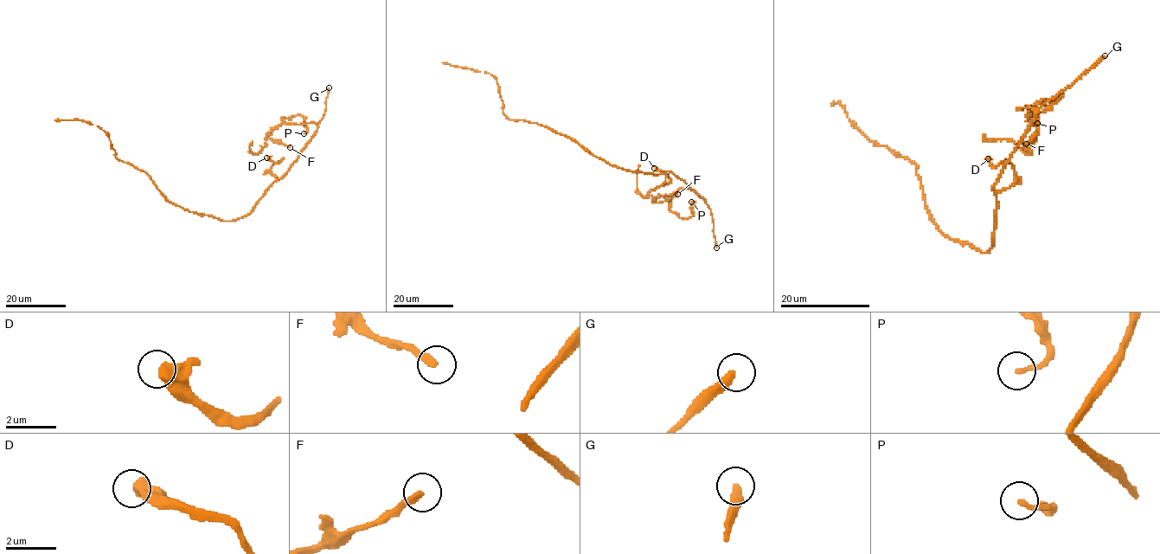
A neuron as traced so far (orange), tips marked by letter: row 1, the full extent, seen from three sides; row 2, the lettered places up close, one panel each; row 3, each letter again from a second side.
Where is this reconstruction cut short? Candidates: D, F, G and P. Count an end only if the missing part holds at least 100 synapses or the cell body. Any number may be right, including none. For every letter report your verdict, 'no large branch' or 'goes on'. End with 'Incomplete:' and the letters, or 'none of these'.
D: no large branch
F: no large branch
G: goes on
P: no large branch
Incomplete: G

